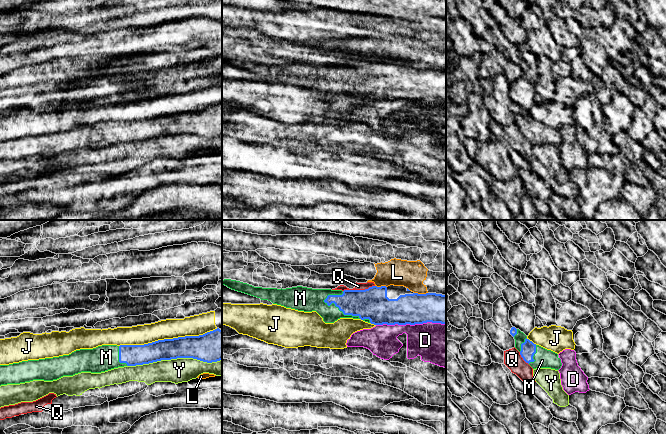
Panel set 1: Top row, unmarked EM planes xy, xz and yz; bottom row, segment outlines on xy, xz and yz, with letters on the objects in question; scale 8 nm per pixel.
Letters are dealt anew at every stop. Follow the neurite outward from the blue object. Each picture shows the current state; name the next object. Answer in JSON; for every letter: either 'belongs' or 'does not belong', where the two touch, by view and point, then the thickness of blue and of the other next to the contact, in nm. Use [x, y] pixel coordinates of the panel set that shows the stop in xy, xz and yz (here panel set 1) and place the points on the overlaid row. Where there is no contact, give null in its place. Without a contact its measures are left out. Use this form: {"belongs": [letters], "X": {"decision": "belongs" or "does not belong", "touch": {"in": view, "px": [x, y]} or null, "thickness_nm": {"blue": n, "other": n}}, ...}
{"belongs": ["M"], "D": {"decision": "does not belong", "touch": {"in": "xz", "px": [410, 324]}, "thickness_nm": {"blue": 240, "other": 320}}, "J": {"decision": "does not belong", "touch": {"in": "xy", "px": [168, 339]}, "thickness_nm": {"blue": 190, "other": 160}}, "L": {"decision": "does not belong", "touch": {"in": "xz", "px": [421, 294]}, "thickness_nm": {"blue": 240, "other": 220}}, "M": {"decision": "belongs", "touch": {"in": "xz", "px": [342, 311]}, "thickness_nm": {"blue": 260, "other": 180}}, "Q": {"decision": "does not belong", "touch": {"in": "xz", "px": [358, 290]}, "thickness_nm": {"blue": 260, "other": 60}}, "Y": {"decision": "does not belong", "touch": {"in": "xy", "px": [174, 358]}, "thickness_nm": {"blue": 200, "other": 200}}}

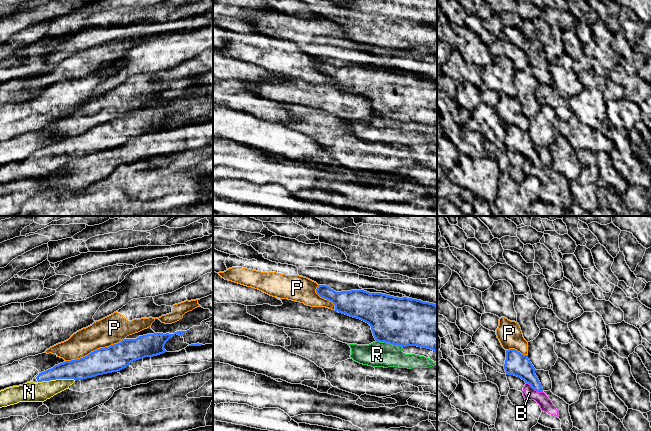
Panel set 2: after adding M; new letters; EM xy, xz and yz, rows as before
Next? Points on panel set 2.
{"belongs": ["N"], "B": {"decision": "does not belong", "touch": {"in": "yz", "px": [534, 389]}, "thickness_nm": {"blue": 190, "other": 100}}, "N": {"decision": "belongs", "touch": {"in": "xy", "px": [56, 378]}, "thickness_nm": {"blue": 170, "other": 160}}, "P": {"decision": "does not belong", "touch": {"in": "xy", "px": [95, 350]}, "thickness_nm": {"blue": 220, "other": 220}}, "R": {"decision": "does not belong", "touch": {"in": "xz", "px": [389, 342]}, "thickness_nm": {"blue": 380, "other": 200}}}

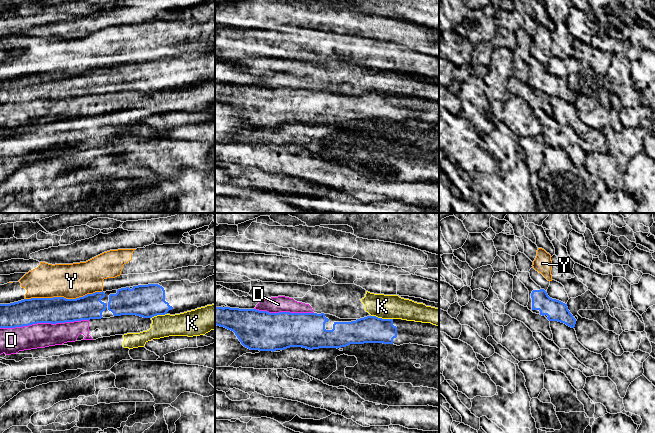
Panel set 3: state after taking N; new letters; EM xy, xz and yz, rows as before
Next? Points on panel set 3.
{"belongs": [], "D": {"decision": "does not belong", "touch": {"in": "xy", "px": [44, 322]}, "thickness_nm": {"blue": 220, "other": 200}}, "K": {"decision": "does not belong", "touch": {"in": "xz", "px": [381, 318]}, "thickness_nm": {"blue": 220, "other": 190}}, "Y": {"decision": "does not belong", "touch": {"in": "xy", "px": [63, 297]}, "thickness_nm": {"blue": 220, "other": 280}}}

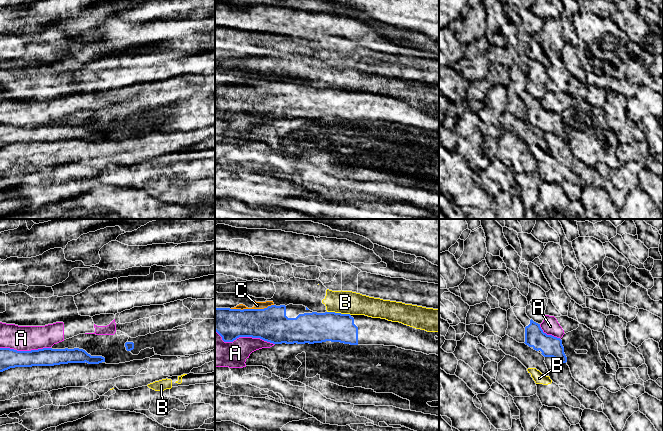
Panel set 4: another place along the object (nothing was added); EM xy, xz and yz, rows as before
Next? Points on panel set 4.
{"belongs": [], "A": {"decision": "does not belong", "touch": {"in": "xz", "px": [244, 336]}, "thickness_nm": {"blue": 280, "other": 220}}, "B": {"decision": "does not belong", "touch": {"in": "xz", "px": [339, 313]}, "thickness_nm": {"blue": 240, "other": 190}}, "C": {"decision": "does not belong", "touch": {"in": "xz", "px": [252, 309]}, "thickness_nm": {"blue": 280, "other": 60}}}

